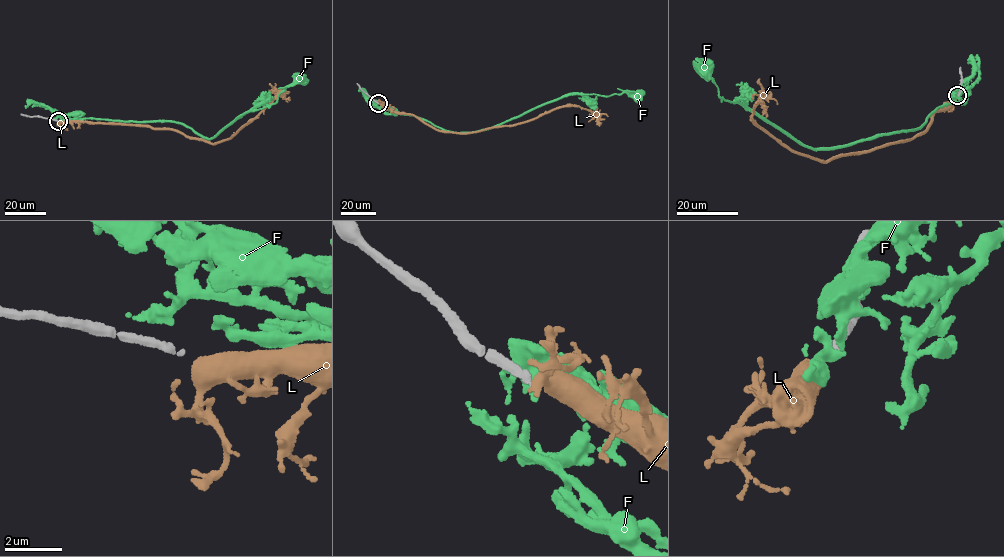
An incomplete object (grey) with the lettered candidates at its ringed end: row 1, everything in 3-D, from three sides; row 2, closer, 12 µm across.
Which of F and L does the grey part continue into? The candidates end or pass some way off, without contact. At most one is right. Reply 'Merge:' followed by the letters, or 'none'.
Merge: none

